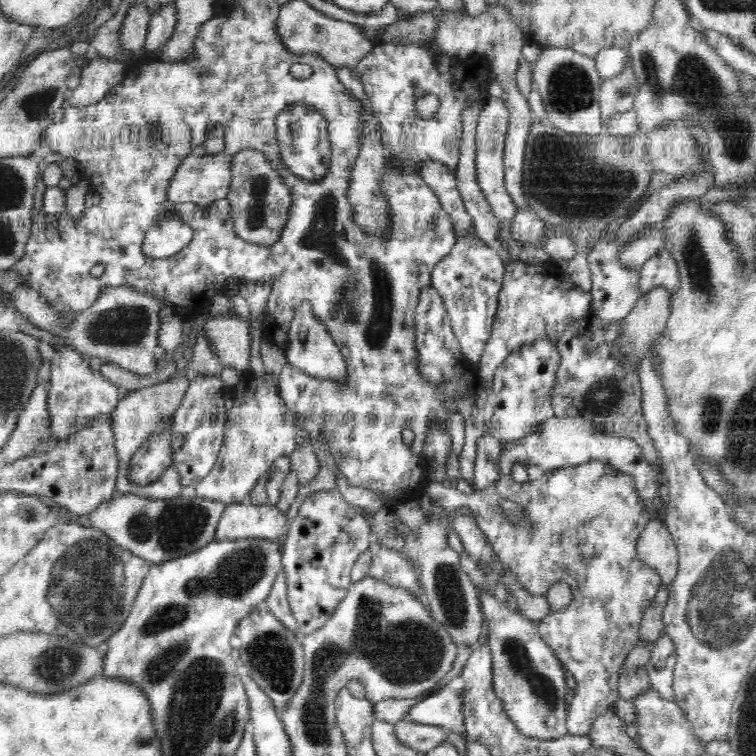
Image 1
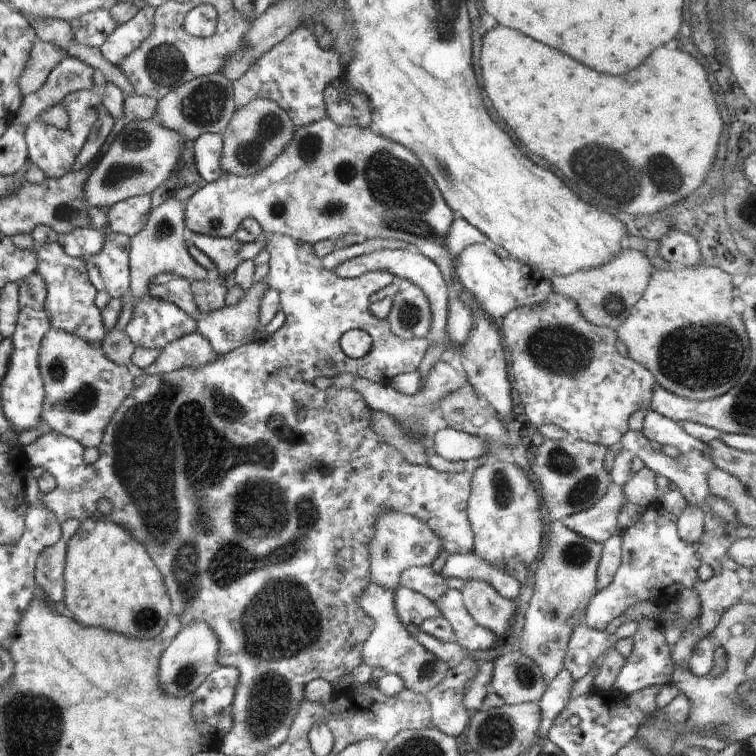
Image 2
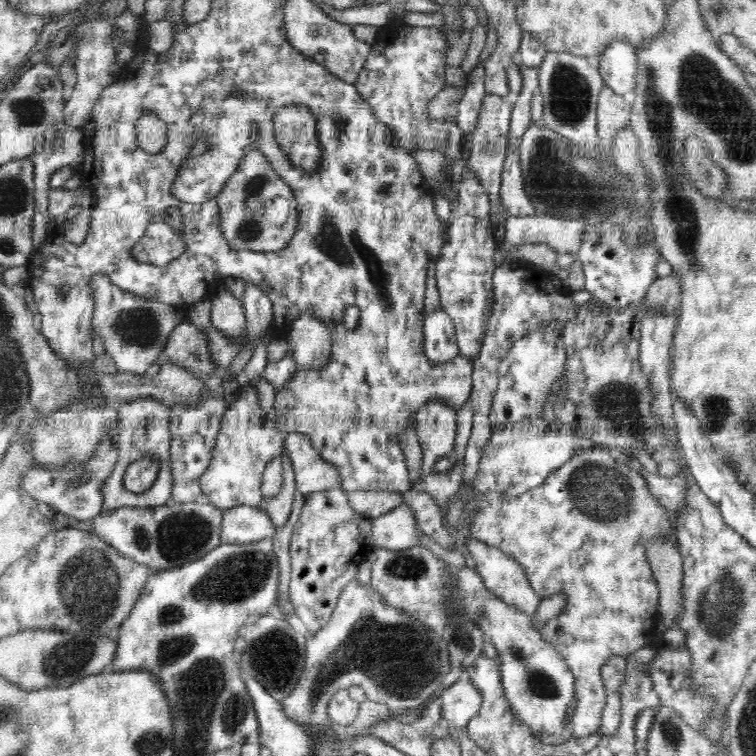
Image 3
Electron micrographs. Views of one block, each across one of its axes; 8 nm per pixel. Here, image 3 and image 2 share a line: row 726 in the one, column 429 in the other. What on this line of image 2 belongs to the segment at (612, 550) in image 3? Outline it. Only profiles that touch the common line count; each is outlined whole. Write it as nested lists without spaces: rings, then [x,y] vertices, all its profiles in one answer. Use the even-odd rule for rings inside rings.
[[[430,565],[407,568],[400,575],[399,586],[420,593],[432,602],[444,596],[448,588],[444,578],[433,571]]]

